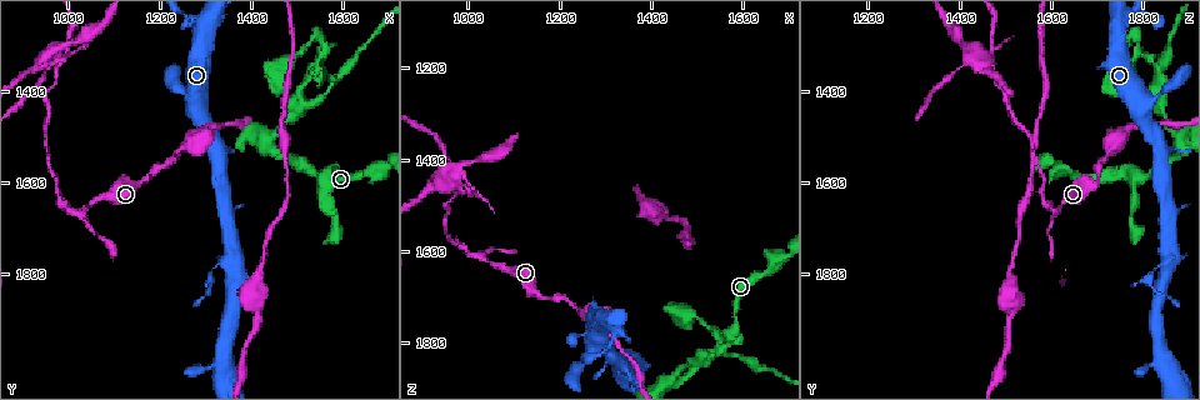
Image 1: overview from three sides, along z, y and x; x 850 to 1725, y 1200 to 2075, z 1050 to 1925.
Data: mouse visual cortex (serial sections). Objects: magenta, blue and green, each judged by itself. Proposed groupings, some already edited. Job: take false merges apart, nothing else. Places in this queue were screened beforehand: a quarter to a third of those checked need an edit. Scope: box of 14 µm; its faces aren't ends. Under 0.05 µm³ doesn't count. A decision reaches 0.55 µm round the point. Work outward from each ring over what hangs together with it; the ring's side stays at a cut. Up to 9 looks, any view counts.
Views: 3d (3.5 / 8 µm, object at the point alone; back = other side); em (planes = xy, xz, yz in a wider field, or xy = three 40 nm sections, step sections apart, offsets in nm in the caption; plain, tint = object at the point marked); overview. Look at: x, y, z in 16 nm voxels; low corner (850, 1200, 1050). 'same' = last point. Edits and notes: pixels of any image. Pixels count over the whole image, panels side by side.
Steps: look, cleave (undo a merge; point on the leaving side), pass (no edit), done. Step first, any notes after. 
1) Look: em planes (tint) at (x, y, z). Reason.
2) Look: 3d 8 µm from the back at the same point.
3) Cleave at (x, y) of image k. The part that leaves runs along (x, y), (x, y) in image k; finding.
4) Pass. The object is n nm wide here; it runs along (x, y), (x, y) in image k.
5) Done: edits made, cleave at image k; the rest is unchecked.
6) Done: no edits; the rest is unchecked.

Look: 3d 3.5 µm at (1030, 1660, 1610). Branch point.

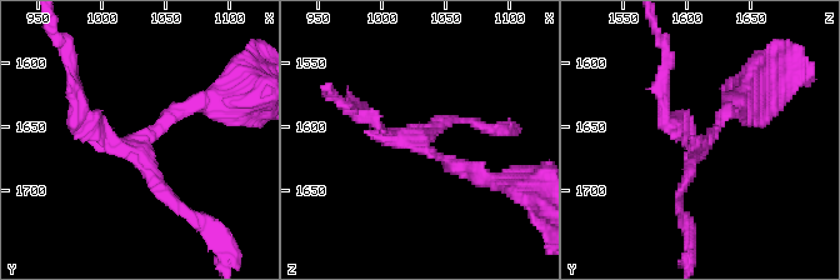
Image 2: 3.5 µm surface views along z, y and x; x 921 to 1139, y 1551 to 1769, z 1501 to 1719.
Look: em xy step 5 (tint) at (1030, 1664, 1610).

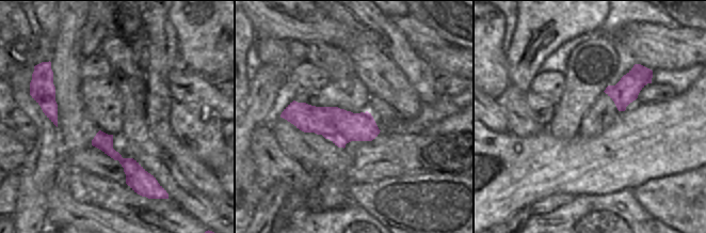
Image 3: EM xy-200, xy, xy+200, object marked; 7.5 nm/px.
Cleave at (73, 124) of image 2. The part that leaves runs along (138, 148), (76, 121), (69, 75) in image 2; a second cell is stuck on.

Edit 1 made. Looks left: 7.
Look: overview.

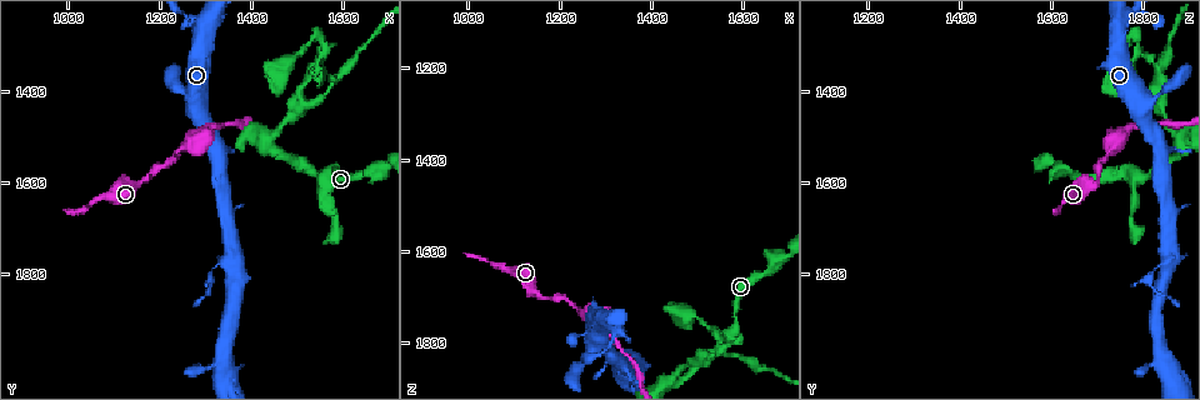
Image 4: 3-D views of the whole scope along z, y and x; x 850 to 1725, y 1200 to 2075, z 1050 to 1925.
Look: 3d 3.5 µm at (1320, 1780, 1830). Thin neck.

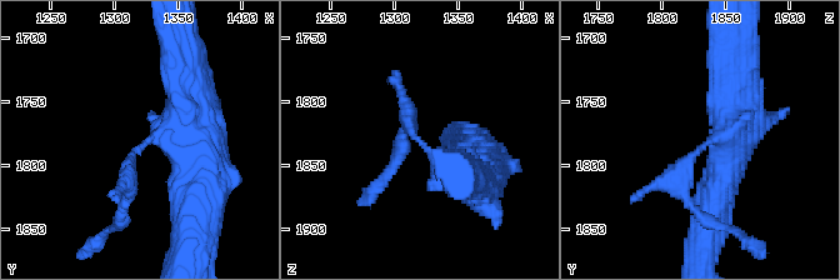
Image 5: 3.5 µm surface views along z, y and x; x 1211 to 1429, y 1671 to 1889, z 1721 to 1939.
Look: em planes (tint) at (1324, 1782, 1834). The arms are 250, 350 nm wide; now the EM.

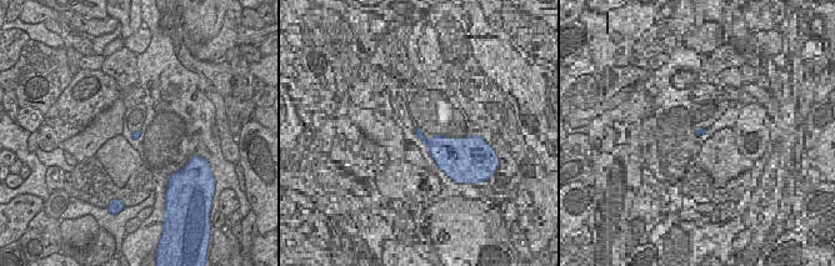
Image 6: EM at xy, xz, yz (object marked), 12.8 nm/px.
Cleave at (679, 190) of image 5. The object is 100 nm wide here; the part that leaves runs along (131, 155), (120, 225), (104, 233) in image 5; a second cell is stuck on.

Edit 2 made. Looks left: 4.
Look: 3d 8 µm at (1500, 1425, 1845). Sudden change in width.

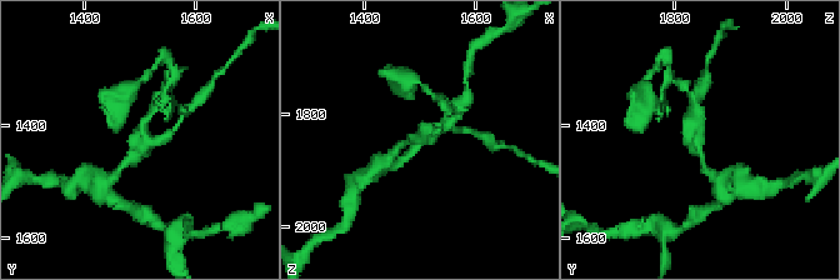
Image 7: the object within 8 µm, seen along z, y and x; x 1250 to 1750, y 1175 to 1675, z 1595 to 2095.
Look: 3d 3.5 µm at (1505, 1430, 1845).

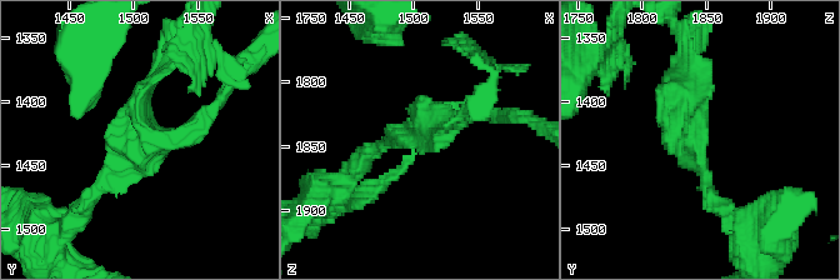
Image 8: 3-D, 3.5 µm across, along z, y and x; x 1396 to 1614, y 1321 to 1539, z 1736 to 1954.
Look: em planes (tint) at (1502, 1428, 1842). 3 arms meet here; the arms are 150, 200, 200 nm wide.

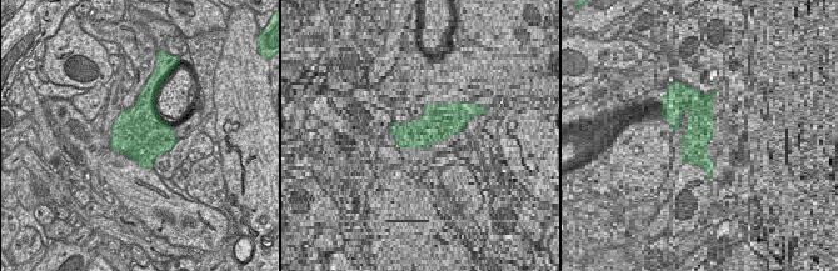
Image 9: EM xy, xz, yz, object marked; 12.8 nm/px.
Pass. All the same cell.

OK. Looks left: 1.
Done: edits made, cleave at image 2, cleave at image 5; the rest is unchecked.

